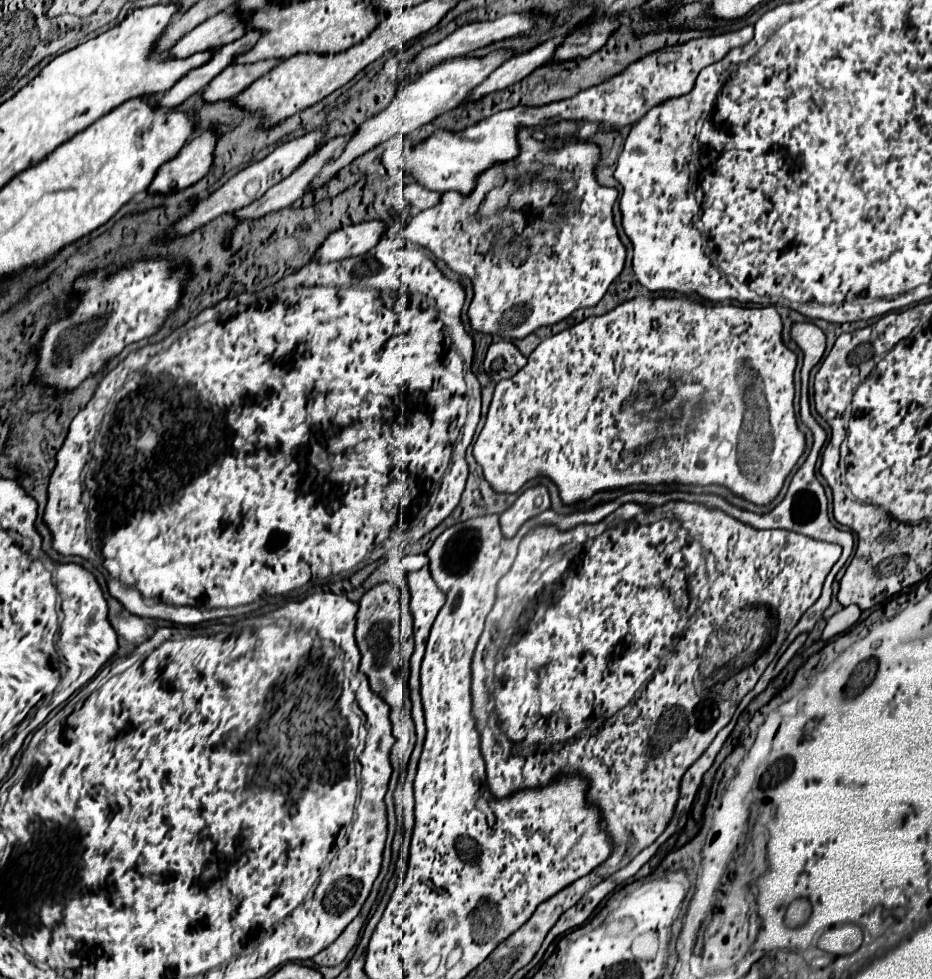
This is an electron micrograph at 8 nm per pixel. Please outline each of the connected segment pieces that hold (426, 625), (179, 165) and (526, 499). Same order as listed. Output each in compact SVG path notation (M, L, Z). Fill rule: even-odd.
M424 566L416 572L408 572L406 580L408 580L408 588L410 588L414 640L416 640L416 644L420 644L420 656L424 656L428 632L440 611L440 606L444 604L444 592L430 578L428 566Z
M216 132L196 134L174 160L160 166L150 192L174 192L196 184L212 168L212 148L216 148Z
M544 484L524 490L518 500L500 514L500 526L504 536L514 536L518 528L532 516L550 508L550 494Z

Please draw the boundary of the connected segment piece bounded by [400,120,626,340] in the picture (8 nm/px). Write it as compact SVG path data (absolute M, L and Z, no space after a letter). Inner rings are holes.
M560 120L556 124L544 124L542 128L522 126L518 130L520 154L514 160L514 164L528 164L534 160L548 163L548 166L559 163L563 166L563 172L574 172L574 188L564 190L562 180L556 178L556 170L544 170L540 162L534 162L530 178L540 178L540 182L528 180L524 186L512 192L506 208L498 214L500 222L494 226L488 222L480 224L480 216L488 216L480 208L484 196L494 186L502 186L506 182L506 174L500 168L490 168L478 178L478 184L472 190L472 198L460 196L456 191L445 192L439 204L413 217L400 232L405 242L430 248L430 252L438 260L446 262L450 270L470 278L474 298L468 308L468 318L474 332L492 334L494 338L502 340L522 340L540 326L550 326L564 320L578 308L596 306L606 294L608 286L622 272L626 248L620 242L618 230L614 226L612 204L616 194L612 198L606 198L602 192L594 194L601 186L594 174L600 146L576 138L576 132L582 124L582 120ZM536 130L542 130L548 138L536 140L532 134ZM558 186L562 190L560 200L570 200L554 208L554 204L558 204ZM598 196L604 196L602 204ZM462 200L464 206L458 206ZM477 212L480 216L475 215ZM498 290L506 290L506 302L500 310L494 312L490 308L490 296Z

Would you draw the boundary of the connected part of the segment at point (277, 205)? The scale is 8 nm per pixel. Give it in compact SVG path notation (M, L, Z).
M354 132L330 138L304 164L300 164L300 168L296 168L286 180L282 180L280 184L272 186L262 198L252 202L250 206L234 212L236 218L252 220L252 218L260 218L260 216L264 216L268 212L292 206L298 198L304 196L304 192L308 190L310 182L320 174L324 164L328 164L328 160L334 160L336 156L340 156L340 152L344 152L344 144L348 144L348 140L352 136L354 136Z

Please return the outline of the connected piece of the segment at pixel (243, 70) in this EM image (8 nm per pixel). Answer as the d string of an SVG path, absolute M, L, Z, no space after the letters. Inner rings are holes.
M260 60L256 64L230 64L226 70L222 70L204 90L204 100L228 100L244 92L250 84L254 84L264 72L276 68L282 60Z

